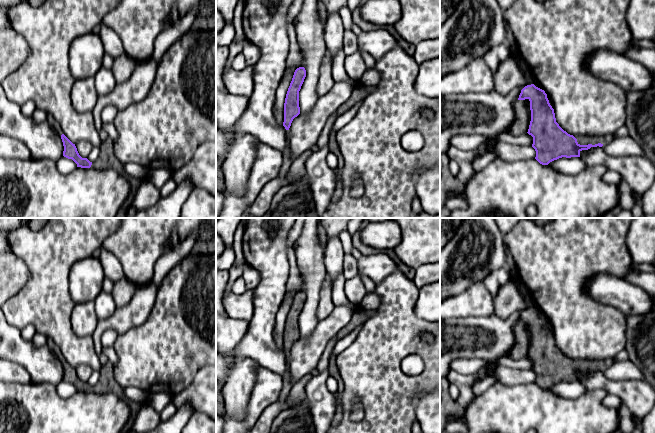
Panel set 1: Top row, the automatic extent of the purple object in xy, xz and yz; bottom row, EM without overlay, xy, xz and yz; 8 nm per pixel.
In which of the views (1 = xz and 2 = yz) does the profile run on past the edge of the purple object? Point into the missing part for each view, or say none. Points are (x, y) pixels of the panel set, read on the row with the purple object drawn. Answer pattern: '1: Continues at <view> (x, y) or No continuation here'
1: No continuation here
2: Continues at yz (603, 139)

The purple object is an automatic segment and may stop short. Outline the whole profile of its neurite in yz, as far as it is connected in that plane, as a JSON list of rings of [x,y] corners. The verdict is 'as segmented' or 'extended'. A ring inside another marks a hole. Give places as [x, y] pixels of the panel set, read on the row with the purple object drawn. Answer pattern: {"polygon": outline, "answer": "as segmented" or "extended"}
{"polygon": [[[534,84],[527,85],[521,90],[518,100],[525,99],[530,101],[531,110],[531,121],[527,133],[533,137],[532,147],[536,151],[535,159],[542,165],[548,165],[550,162],[562,157],[580,157],[582,150],[588,150],[597,146],[605,147],[616,138],[614,133],[594,137],[574,137],[568,134],[556,122],[554,109],[550,105],[545,91]]], "answer": "extended"}

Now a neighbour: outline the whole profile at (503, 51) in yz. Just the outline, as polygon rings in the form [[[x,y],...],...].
[[[506,42],[500,44],[495,52],[500,62],[505,61],[511,55],[510,48]]]

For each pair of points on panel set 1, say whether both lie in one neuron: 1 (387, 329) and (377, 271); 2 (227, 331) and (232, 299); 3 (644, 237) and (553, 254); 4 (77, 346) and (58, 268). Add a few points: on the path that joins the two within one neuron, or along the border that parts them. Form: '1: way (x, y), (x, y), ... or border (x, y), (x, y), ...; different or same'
1: border (397, 269), (389, 273), (376, 285); different
2: border (226, 313), (232, 318), (248, 322); different
3: border (628, 228), (626, 236), (627, 251), (634, 262); different
4: way (58, 327), (58, 287); same

